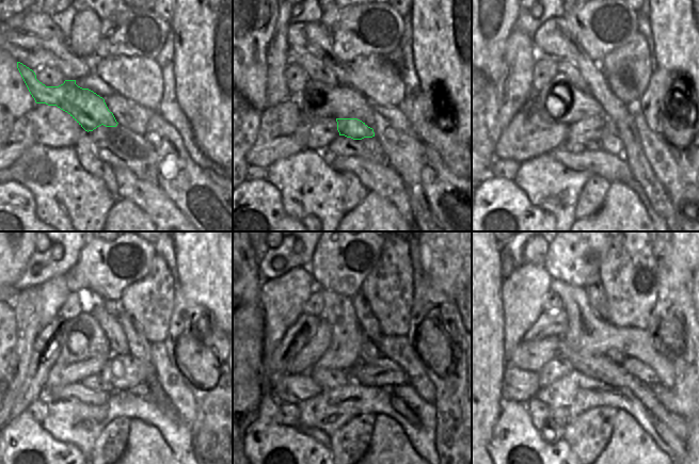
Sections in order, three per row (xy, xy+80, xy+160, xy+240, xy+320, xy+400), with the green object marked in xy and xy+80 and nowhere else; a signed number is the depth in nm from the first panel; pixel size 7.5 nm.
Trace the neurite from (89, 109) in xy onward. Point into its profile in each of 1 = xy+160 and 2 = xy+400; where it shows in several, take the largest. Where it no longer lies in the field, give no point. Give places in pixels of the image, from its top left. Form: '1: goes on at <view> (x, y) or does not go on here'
1: goes on at xy+160 (612, 144)
2: goes on at xy+400 (678, 446)

